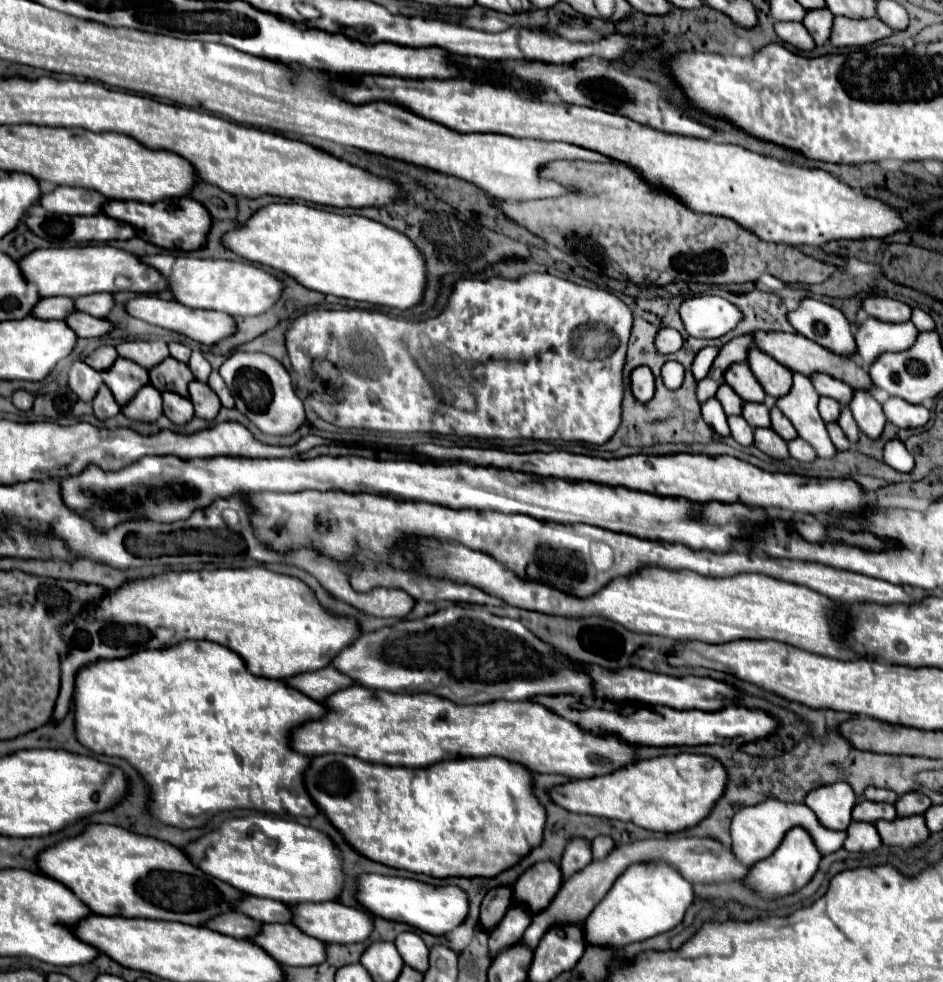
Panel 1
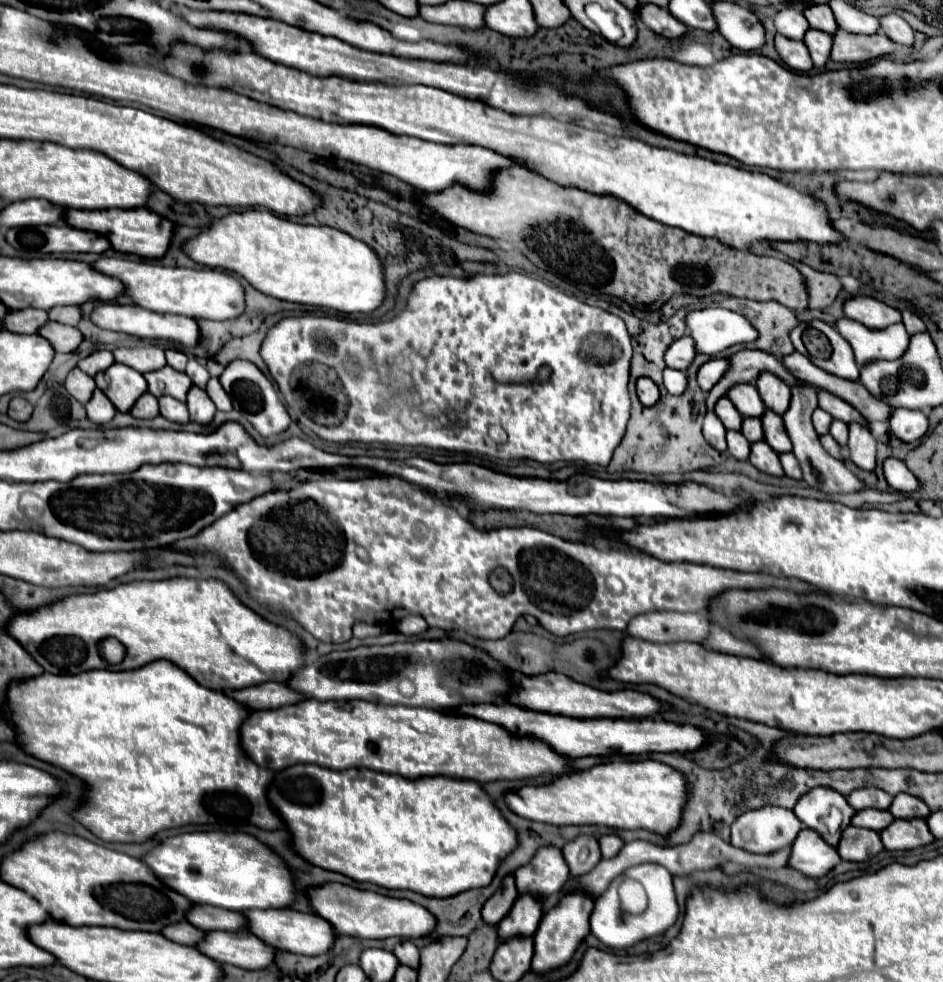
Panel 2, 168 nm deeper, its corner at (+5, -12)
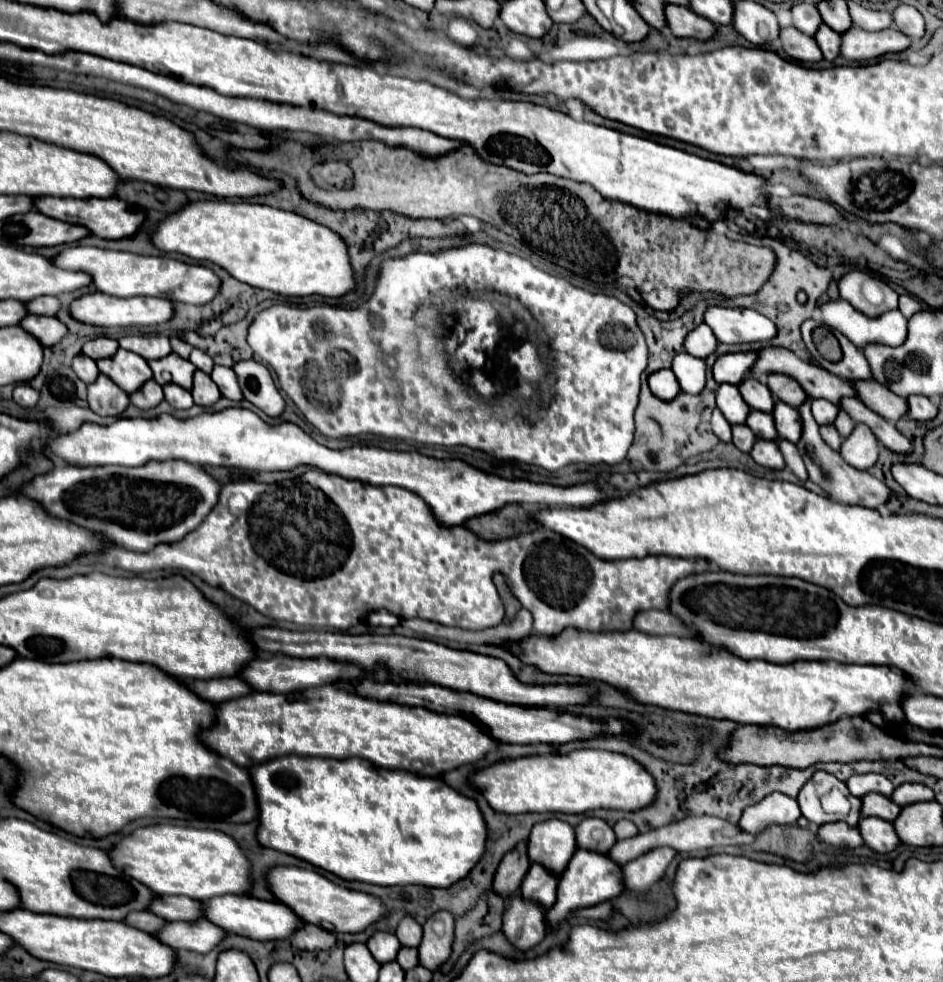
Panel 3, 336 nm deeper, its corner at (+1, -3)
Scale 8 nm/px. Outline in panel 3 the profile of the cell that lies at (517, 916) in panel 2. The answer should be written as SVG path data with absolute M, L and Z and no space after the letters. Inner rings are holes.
M531 865L531 869L527 871L527 875L521 883L519 895L523 899L529 899L529 901L541 905L543 909L549 909L555 903L555 893L557 893L555 875L547 875L547 871L543 871L543 867Z

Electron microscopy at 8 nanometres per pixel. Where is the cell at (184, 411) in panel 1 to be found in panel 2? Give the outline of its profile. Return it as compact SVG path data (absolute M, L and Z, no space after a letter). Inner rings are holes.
M161 396L159 398L159 408L161 408L161 416L165 416L171 422L177 422L177 424L187 424L189 422L189 412L187 412L185 402L179 402L171 396Z

